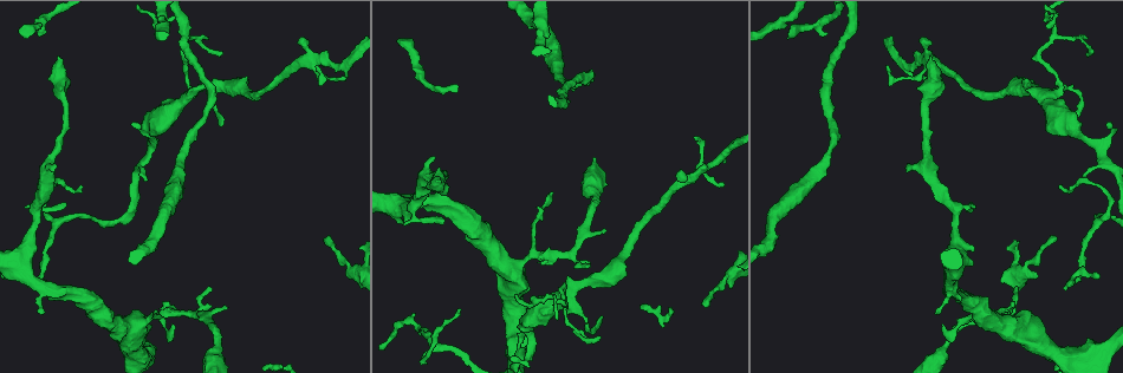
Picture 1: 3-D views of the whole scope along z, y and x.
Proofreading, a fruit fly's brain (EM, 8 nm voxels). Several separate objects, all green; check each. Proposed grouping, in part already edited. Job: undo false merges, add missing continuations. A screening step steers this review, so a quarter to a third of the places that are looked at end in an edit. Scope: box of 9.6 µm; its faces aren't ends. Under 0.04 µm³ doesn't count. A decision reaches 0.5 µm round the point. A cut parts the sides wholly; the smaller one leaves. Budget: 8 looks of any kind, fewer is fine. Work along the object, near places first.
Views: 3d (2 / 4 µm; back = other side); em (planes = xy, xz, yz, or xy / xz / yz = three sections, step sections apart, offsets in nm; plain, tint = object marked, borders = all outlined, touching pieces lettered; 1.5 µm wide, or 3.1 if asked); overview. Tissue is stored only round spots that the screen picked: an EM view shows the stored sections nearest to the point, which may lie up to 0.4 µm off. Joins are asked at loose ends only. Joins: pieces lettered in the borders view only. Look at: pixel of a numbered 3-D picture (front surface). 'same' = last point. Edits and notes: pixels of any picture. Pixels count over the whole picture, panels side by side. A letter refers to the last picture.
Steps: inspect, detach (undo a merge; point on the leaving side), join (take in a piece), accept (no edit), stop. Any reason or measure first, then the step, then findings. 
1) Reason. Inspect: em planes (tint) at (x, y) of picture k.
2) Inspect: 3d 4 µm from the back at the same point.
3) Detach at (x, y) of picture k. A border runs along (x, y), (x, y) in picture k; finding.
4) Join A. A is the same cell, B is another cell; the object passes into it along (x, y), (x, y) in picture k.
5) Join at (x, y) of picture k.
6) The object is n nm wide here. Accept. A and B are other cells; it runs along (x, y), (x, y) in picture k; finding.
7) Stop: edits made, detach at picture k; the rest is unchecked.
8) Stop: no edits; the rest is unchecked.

Free end. Inspect: 3d 2 µm from the back at (1085, 54) of picture 1.

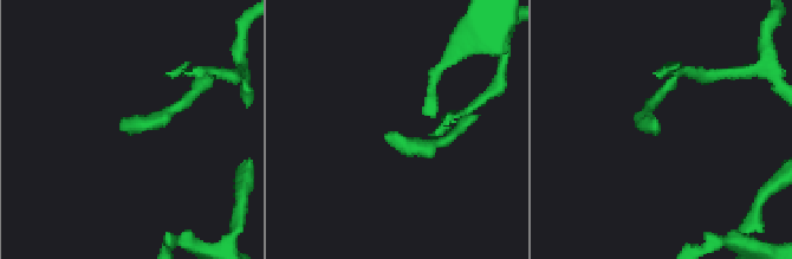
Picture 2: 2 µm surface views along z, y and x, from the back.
Now the EM. Inspect: em xy step 4 (tint) at (656, 121) of picture 2.

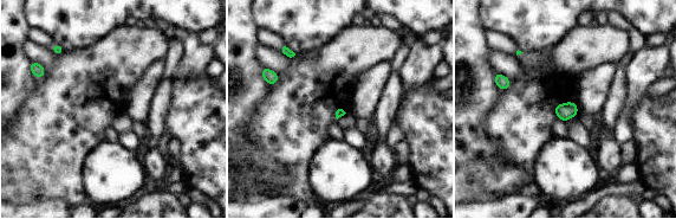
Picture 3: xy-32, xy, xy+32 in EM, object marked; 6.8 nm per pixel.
Inspect: em planes (borders) at the same point.

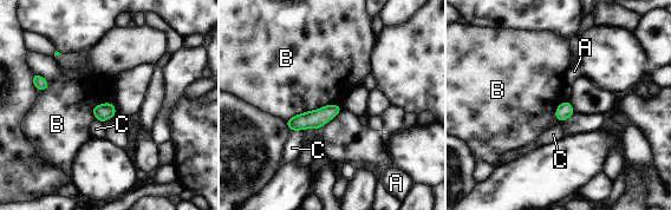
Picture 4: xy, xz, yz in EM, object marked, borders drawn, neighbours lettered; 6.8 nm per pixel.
The object is 110 nm wide here. Accept. A, B and C are other cells; a border runs along (340, 105), (325, 104), (286, 122) in picture 4; no lettered piece goes on from it.

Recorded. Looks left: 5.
Inspect: em planes (plain) at (344, 79) of picture 1.

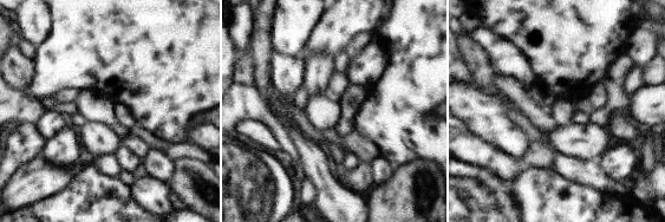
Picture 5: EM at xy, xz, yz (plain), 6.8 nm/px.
Inspect: em planes (tint) at the same point.

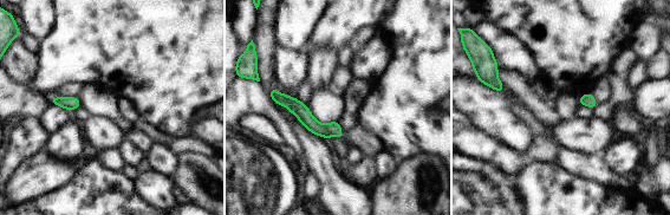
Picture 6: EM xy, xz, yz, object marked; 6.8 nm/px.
Inspect: em planes (borders) at the same point.

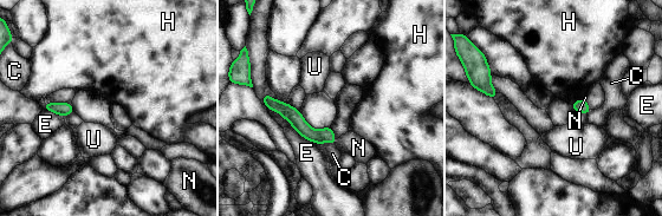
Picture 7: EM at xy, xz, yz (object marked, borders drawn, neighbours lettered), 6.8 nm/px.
Accept. C, E, H, N and U are other cells; a border runs along (335, 143), (319, 144) in picture 7; none of them fits.

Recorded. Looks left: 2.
Tapers out. Inspect: em xz step 4 (tint) at (226, 309) of picture 1.

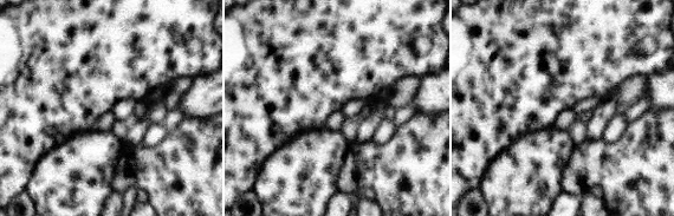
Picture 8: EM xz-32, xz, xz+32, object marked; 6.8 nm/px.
Another direction. Inspect: em planes (borders) at the same point.

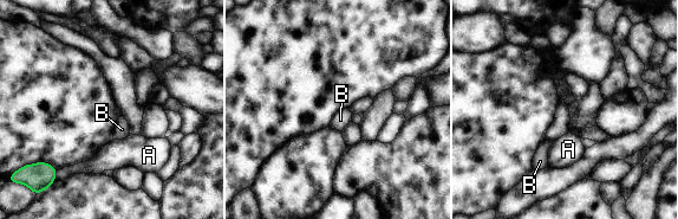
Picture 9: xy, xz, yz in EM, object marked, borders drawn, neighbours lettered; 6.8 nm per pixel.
The longest contact is with A, 80 nm. Accept. A and B are other cells; a border runs along (58, 169), (54, 180) in picture 9; no lettered piece goes on from it.

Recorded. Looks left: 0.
Stop: no edits; the rest is unchecked.

